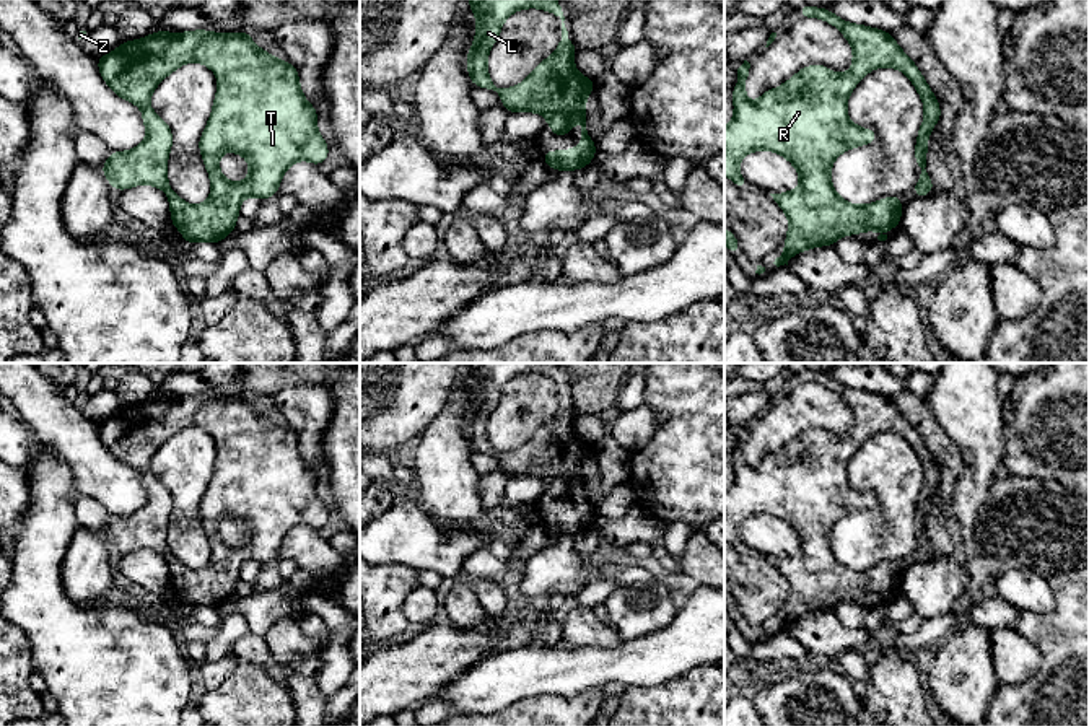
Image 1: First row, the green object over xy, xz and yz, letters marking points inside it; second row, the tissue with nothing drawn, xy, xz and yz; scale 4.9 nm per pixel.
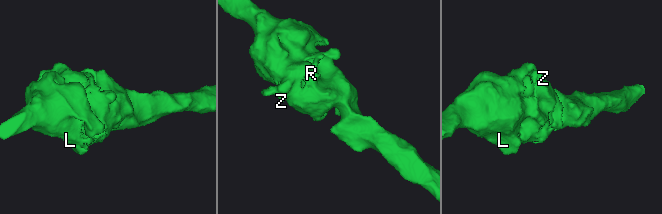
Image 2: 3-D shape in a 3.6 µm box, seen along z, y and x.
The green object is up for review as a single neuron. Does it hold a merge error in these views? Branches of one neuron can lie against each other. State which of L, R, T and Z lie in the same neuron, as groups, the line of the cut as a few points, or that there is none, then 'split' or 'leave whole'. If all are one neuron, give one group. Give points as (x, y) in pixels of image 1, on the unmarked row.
L R T Z; no cut; leave whole

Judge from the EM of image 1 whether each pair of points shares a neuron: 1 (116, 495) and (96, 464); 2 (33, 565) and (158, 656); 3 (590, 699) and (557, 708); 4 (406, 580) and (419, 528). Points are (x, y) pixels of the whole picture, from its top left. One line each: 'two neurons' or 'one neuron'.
1: one neuron
2: one neuron
3: one neuron
4: two neurons

